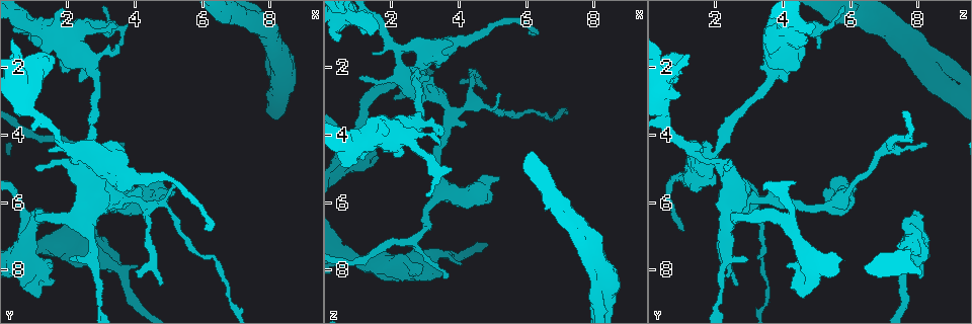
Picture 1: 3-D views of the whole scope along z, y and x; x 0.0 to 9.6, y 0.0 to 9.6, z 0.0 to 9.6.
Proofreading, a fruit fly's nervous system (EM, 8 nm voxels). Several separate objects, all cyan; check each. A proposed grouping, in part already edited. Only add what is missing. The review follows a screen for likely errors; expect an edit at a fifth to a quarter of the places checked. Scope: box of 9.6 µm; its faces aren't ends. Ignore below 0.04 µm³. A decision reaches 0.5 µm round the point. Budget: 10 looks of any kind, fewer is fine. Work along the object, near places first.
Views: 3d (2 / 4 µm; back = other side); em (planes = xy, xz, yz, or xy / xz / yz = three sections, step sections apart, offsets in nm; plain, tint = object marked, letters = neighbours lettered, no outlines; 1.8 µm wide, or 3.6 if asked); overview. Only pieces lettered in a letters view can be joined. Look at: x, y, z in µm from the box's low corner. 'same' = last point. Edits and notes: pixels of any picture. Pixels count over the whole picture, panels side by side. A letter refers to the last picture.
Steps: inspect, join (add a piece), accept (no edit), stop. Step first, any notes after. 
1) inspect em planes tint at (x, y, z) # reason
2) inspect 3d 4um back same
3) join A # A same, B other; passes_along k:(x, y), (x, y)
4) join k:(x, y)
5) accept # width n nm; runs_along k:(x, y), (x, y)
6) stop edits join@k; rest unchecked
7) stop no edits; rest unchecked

inspect 3d 4um back at (8.10, 1.70, 9.10) # an open end

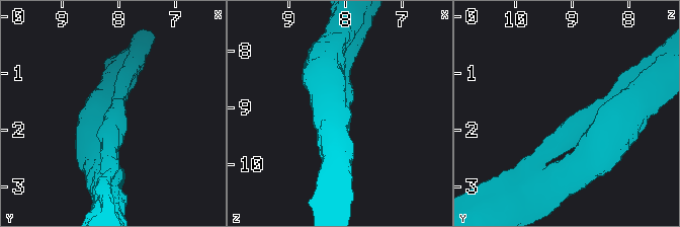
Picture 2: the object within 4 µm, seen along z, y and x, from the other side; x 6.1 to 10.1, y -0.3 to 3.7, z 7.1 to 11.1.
inspect em 3.6um yz step 16 letters at (8.15, 1.70, 9.10)

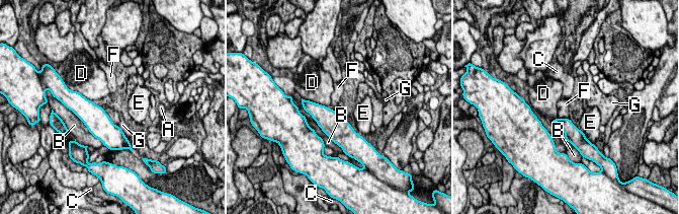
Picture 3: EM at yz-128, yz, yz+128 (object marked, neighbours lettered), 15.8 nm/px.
inspect em 3.6um planes letters same # another direction

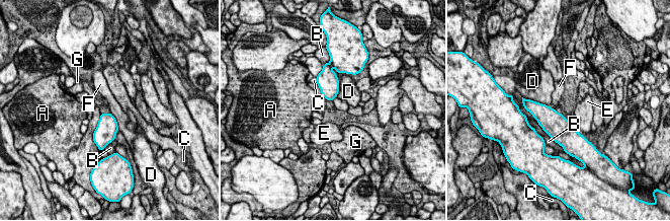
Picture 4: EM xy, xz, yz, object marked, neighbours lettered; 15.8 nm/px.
accept # longest_contact B 460 nm; A other, B other, C other, D other, E other, F other, G other; none of them fits

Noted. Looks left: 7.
inspect 3d 4um at (3.10, 6.05, 2.55) # sudden change in width

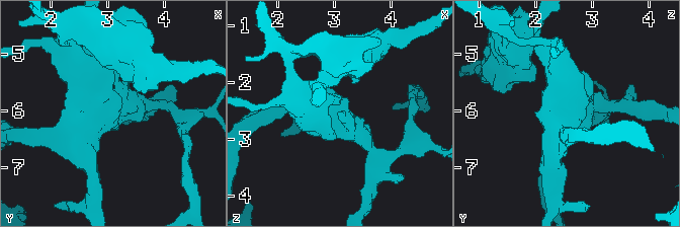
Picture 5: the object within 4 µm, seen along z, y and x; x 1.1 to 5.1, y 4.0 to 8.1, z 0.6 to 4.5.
inspect em 3.6um xy step 8 tint at (3.10, 6.00, 2.65) # arms 4; need the tissue

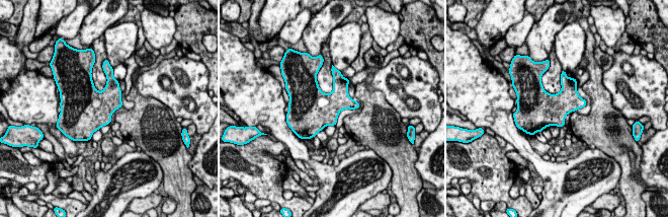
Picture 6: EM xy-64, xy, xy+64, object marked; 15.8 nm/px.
inspect em 3.6um yz step 16 letters same # another direction

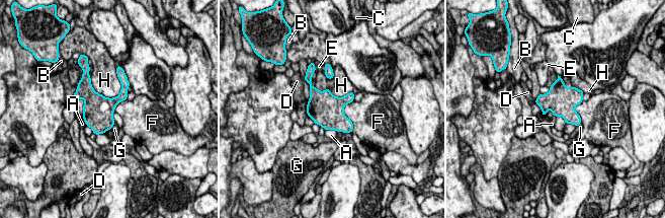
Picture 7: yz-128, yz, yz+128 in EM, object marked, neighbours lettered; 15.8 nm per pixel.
accept # A other, B other, C other, D other, E other, F other, G other, H other; border 7:(353, 99), (343, 110), (352, 132); no lettered piece goes on from it

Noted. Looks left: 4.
inspect em xz step 8 tint at (4.15, 8.20, 2.35) # branch stops here

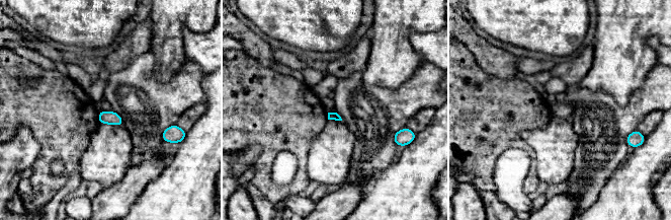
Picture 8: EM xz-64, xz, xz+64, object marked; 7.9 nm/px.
inspect em planes letters same

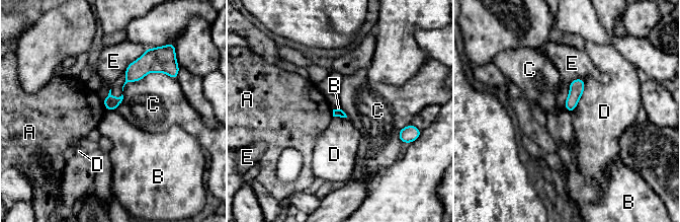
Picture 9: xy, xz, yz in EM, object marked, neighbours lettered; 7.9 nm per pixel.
accept # A other, B other, C other, D other, E other; border 9:(106, 109), (114, 110); none of them fits

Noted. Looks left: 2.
inspect em xy step 8 tint at (3.95, 5.25, 1.30) # calibre changes

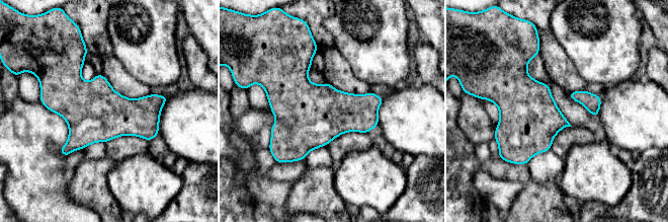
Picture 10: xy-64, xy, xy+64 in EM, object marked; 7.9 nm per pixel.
inspect em planes letters same

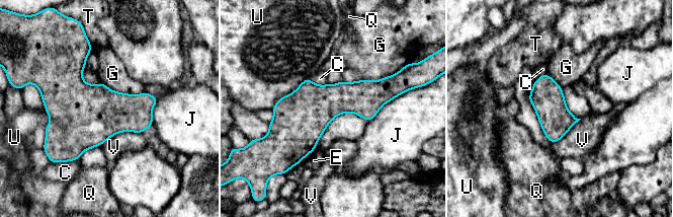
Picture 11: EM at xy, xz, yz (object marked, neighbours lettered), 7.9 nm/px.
accept # longest_contact U 400 nm; C other, E other, G other, J other, Q other, T other, U other, V other; border 11:(141, 133), (118, 132), (100, 145); no lettered piece goes on from it

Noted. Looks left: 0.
stop no edits; rest unchecked

